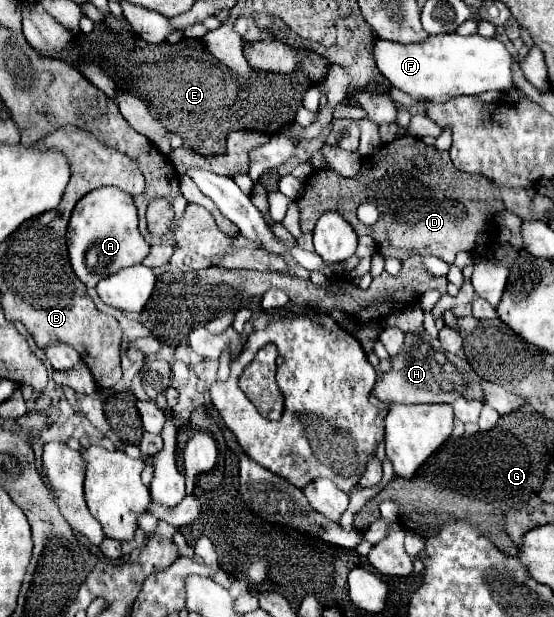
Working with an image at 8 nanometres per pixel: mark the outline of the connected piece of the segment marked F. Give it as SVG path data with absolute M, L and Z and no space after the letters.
M440 33L428 35L426 41L414 45L402 45L396 41L374 39L374 59L380 73L390 81L392 87L412 95L416 101L448 101L458 95L480 95L484 91L504 91L514 85L512 81L512 63L514 57L506 51L504 43L494 39L484 39L480 35L462 37L458 33Z

